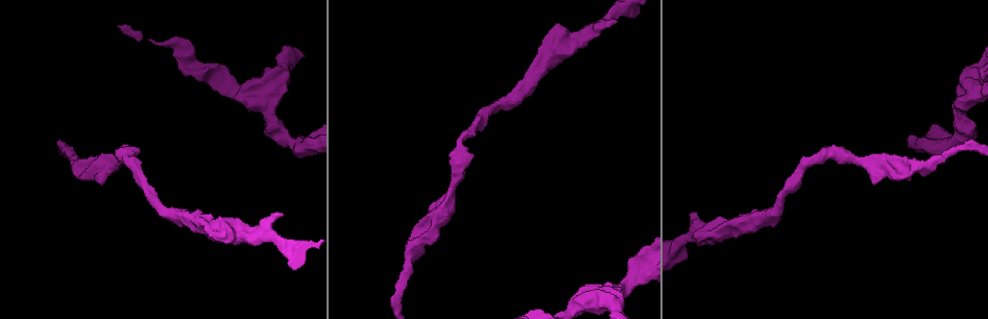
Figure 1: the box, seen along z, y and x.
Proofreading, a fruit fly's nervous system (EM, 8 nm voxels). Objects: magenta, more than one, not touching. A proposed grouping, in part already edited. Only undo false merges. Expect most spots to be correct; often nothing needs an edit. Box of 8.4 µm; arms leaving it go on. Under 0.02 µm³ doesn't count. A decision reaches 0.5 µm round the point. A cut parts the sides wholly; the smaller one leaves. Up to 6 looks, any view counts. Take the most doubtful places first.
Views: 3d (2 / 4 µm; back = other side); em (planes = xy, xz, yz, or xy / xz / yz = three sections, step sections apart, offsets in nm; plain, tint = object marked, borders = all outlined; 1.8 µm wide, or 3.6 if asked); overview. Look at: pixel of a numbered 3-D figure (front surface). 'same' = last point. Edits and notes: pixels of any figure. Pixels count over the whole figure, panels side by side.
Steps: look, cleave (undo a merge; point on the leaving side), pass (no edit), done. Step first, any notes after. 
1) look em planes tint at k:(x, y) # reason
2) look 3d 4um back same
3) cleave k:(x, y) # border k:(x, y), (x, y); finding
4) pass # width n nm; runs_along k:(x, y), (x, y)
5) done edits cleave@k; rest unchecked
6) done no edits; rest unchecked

look em planes plain at 1:(260, 101) # branch point

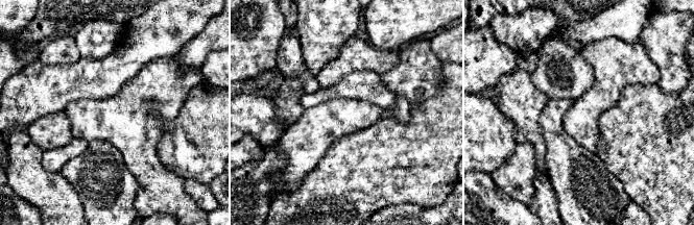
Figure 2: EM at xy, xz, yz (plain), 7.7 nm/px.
look em planes tint same # with the object marked

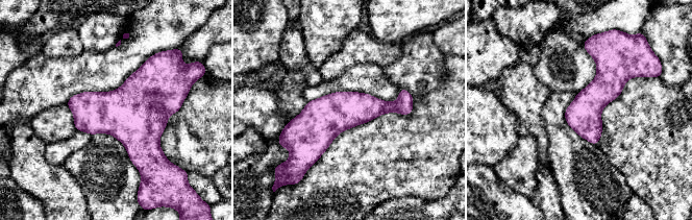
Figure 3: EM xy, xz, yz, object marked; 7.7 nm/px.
pass # width 280 nm; runs_along 3:(410, 98), (291, 130); all the same neuron

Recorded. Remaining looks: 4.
look em xy step 8 tint at 1:(438, 218) # branch point

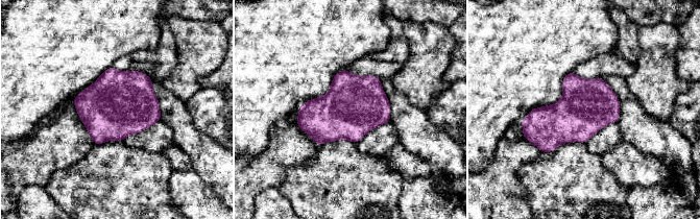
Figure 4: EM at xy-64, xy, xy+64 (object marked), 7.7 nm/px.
look em xz step 4 tint same # cut it another way

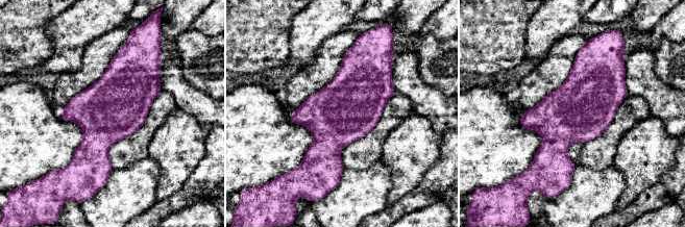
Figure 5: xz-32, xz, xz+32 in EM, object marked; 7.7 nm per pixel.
pass # one neuron here

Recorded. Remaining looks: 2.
look 3d 4um at 1:(593, 30) # sudden change in width

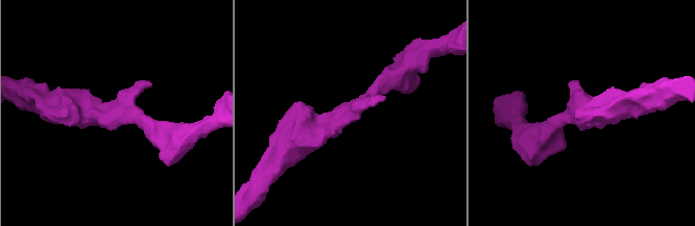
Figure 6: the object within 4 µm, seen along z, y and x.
look em planes tint at 6:(351, 109) # now the EM

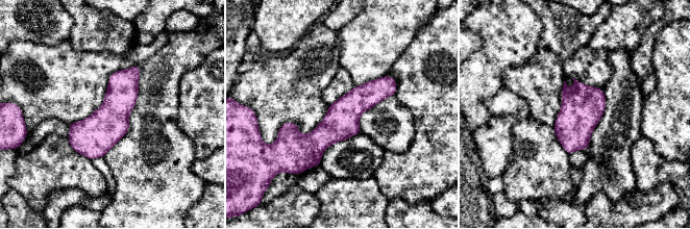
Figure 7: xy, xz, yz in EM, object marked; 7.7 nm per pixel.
pass # runs_along 7:(394, 86), (319, 140), (284, 134); one neuron here

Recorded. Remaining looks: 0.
done no edits; rest unchecked

